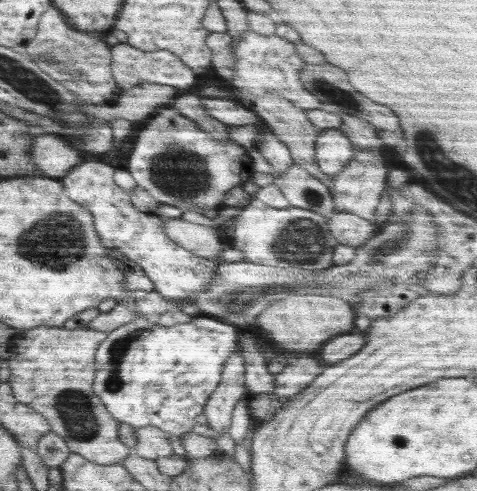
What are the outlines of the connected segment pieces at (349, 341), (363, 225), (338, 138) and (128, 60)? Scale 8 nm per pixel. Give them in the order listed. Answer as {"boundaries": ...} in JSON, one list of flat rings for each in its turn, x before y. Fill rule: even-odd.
{"boundaries":[[[352,331,351,333,332,337,326,342,326,346,320,350,318,359,324,366,336,364,340,360,346,360,348,356,356,354,364,346,365,338,367,337,365,336,366,333]],[[336,212,327,217,327,223,340,244,362,246,377,232,377,226,351,212]],[[339,129,322,130,316,138,315,147,317,165,331,178,340,174,355,158,355,147]],[[119,43,111,48,112,76,116,84,123,92,131,92,142,82,155,82,156,84,166,84,176,88,187,90,196,82,197,75,186,63,176,54,168,50,156,50,156,52,143,52,139,48,134,48,128,43]]]}

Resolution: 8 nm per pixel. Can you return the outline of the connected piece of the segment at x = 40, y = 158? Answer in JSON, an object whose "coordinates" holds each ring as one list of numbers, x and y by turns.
{"coordinates":[[49,131,32,139,29,159,41,170,44,177,63,181,66,174,84,162,86,157,65,138]]}

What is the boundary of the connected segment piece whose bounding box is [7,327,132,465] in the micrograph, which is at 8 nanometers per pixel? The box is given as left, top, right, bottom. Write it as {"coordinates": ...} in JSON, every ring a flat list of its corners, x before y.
{"coordinates":[[36,327,19,333,8,342,12,346,9,346,11,357,7,360,10,370,7,383,10,384,14,398,44,416,50,423,51,430,64,440,72,453,81,454,99,465,120,463,123,458,132,454,132,449,120,442,120,422,108,412,92,388,96,372,95,352,108,335,108,332,88,330,84,327,73,330,63,327]]}

